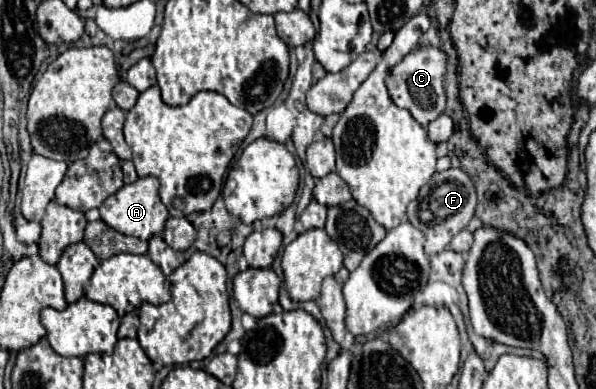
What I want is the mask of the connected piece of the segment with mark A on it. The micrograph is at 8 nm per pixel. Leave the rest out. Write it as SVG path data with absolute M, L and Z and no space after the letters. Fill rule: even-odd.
M153 176L139 178L133 184L125 184L121 190L117 190L113 196L109 196L101 204L101 208L99 208L101 220L105 224L109 224L111 228L115 228L117 232L127 234L127 236L135 236L135 238L141 238L141 240L149 240L151 236L161 234L163 226L169 218L169 212L167 212L165 204L161 202L157 190L159 190L159 182Z

